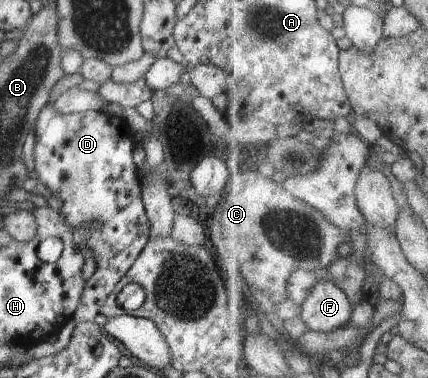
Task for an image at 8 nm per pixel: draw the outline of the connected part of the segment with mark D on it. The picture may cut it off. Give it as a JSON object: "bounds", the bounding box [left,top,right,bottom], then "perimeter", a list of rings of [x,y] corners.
{"bounds":[33,102,149,323],"perimeter":[[[51,102],[42,108],[35,123],[36,141],[33,156],[37,178],[50,188],[52,195],[56,195],[62,201],[59,212],[66,218],[72,229],[77,228],[82,222],[91,229],[87,243],[94,252],[96,271],[85,281],[85,288],[81,293],[78,307],[73,313],[73,319],[76,323],[94,322],[94,317],[98,315],[108,295],[114,291],[116,283],[132,267],[134,260],[149,242],[149,221],[141,198],[138,166],[133,158],[136,144],[134,132],[122,117],[108,112],[62,114],[57,112]]]}

